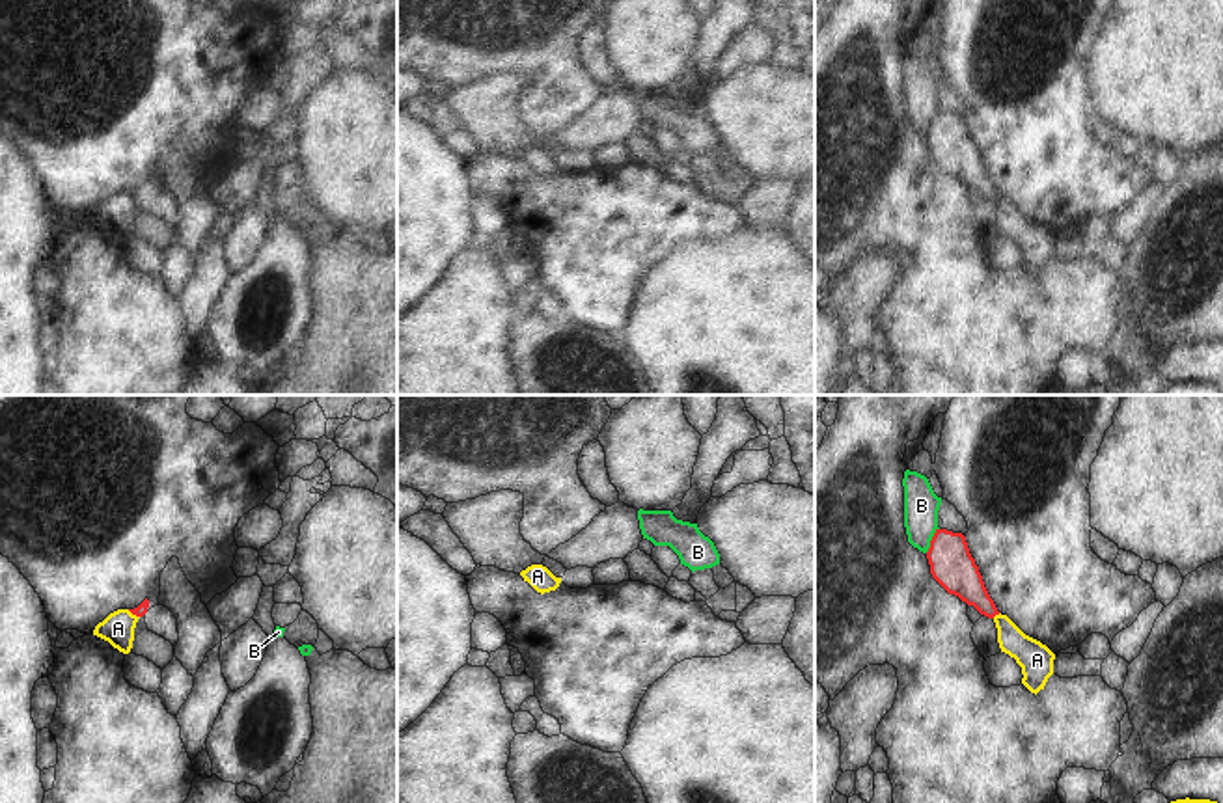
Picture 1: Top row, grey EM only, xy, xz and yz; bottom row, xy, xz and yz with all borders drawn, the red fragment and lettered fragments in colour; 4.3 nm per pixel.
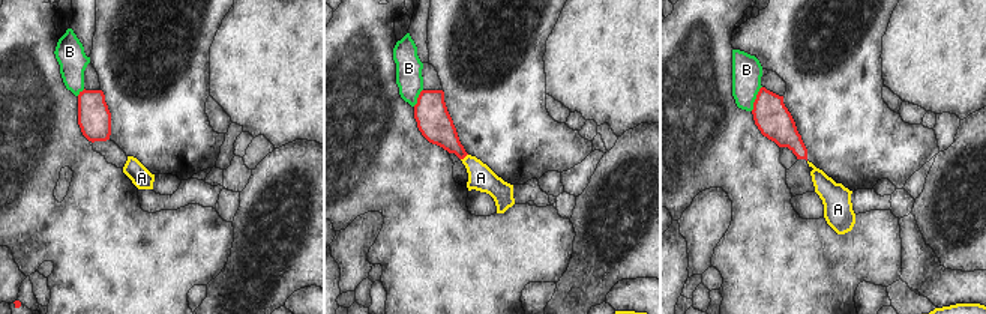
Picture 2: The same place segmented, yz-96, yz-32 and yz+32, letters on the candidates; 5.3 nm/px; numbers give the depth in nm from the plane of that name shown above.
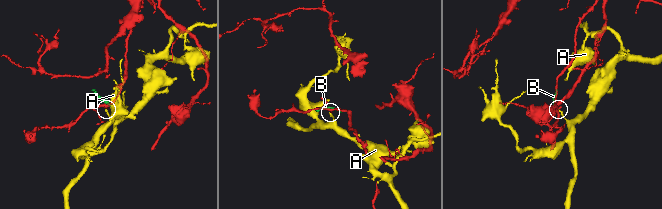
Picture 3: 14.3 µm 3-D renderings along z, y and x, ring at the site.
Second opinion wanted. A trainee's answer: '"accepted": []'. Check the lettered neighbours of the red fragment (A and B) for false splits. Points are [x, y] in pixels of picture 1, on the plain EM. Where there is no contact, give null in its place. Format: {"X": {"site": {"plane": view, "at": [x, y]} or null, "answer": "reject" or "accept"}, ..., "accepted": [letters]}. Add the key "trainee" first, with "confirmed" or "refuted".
{"trainee": "confirmed", "A": {"site": {"plane": "yz", "at": [996, 196]}, "answer": "reject"}, "B": {"site": {"plane": "yz", "at": [931, 123]}, "answer": "reject"}, "accepted": []}

